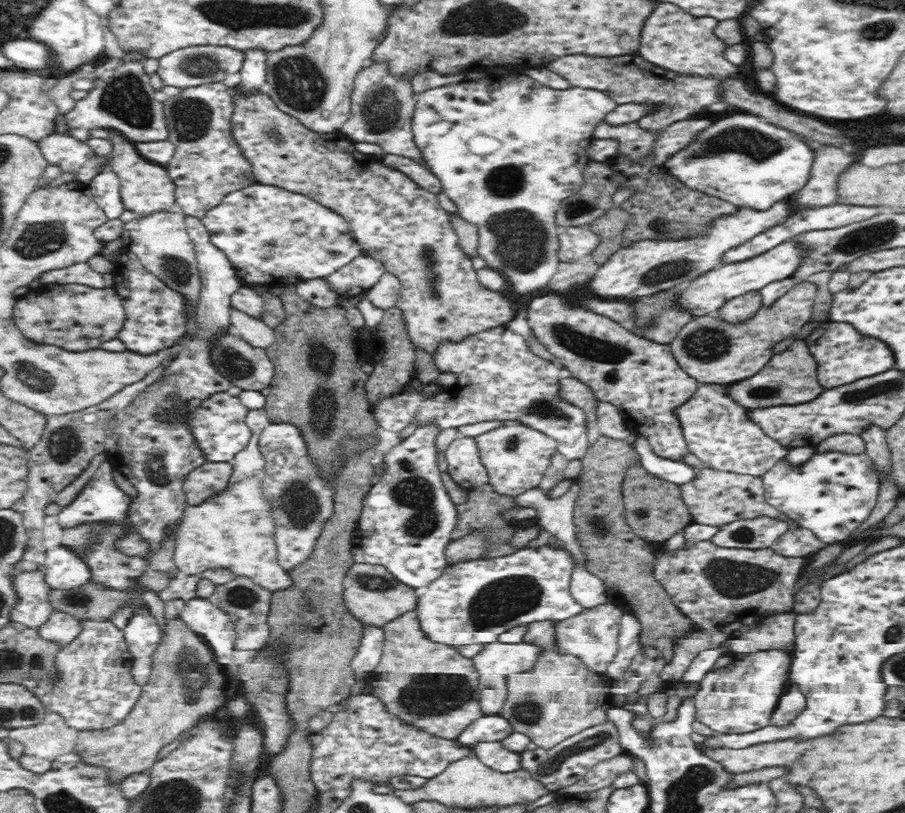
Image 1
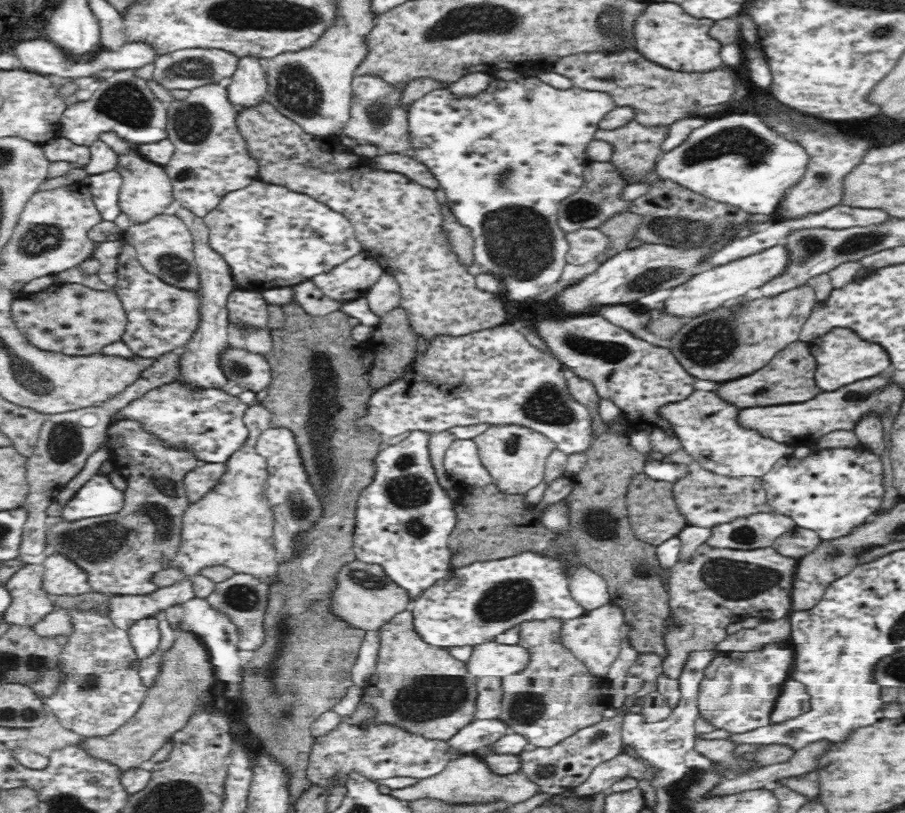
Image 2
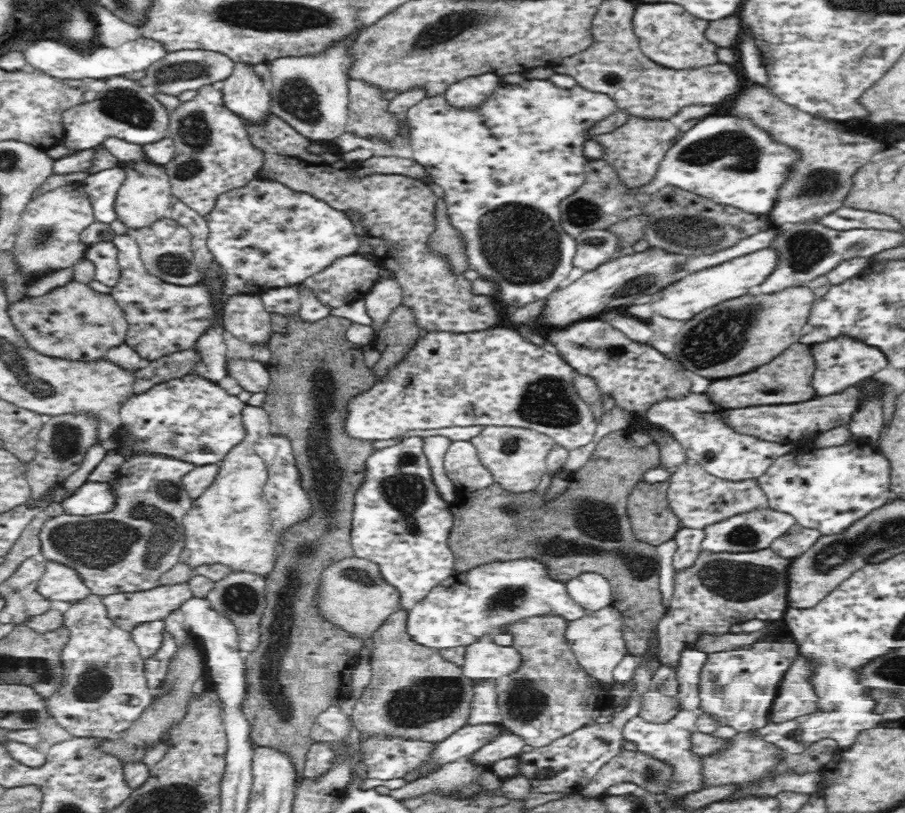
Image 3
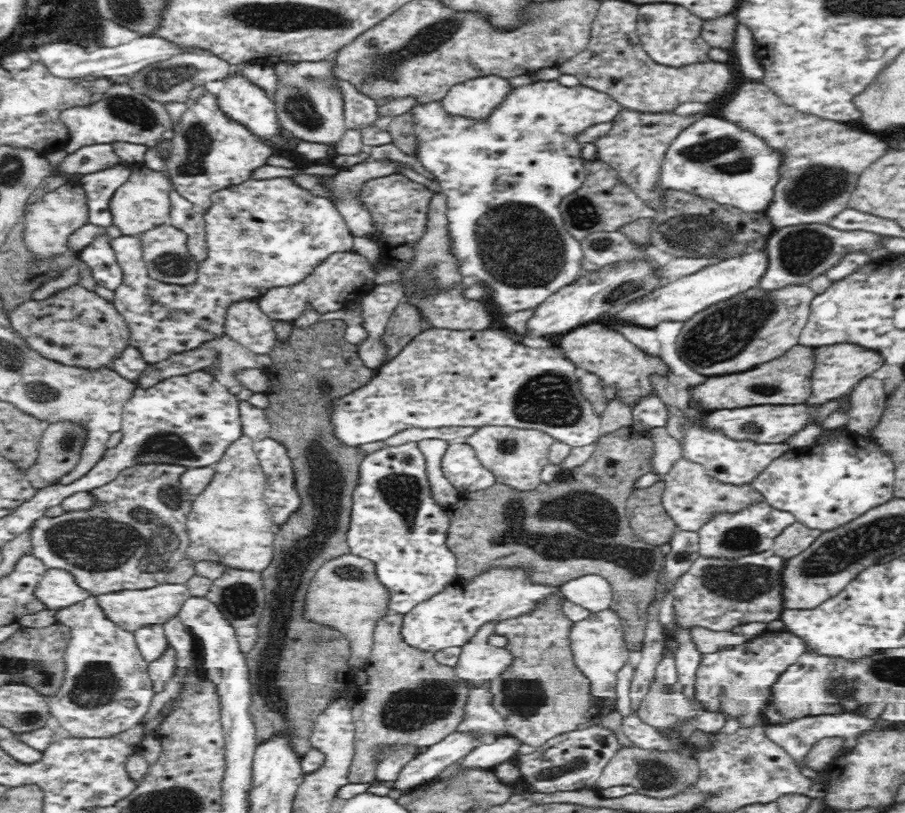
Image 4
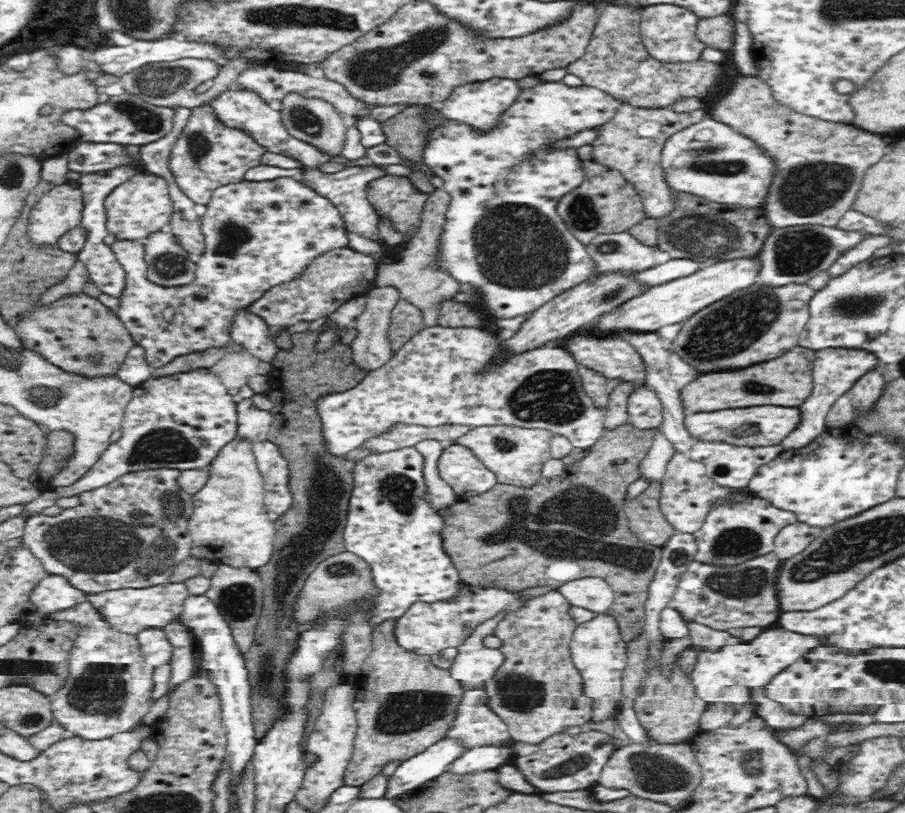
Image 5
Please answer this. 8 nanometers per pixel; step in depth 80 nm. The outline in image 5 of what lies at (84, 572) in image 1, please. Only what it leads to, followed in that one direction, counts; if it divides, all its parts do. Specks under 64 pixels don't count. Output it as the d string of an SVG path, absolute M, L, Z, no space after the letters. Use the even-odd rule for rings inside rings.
M48 574L33 588L30 598L35 613L48 617L86 602L87 596L86 592L74 588L65 576Z

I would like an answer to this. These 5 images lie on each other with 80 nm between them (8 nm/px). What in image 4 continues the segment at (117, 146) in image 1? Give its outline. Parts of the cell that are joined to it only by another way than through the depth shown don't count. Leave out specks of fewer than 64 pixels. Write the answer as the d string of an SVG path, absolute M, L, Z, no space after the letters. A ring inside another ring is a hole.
M140 163L132 164L131 168L130 178L121 187L117 188L115 195L110 199L109 208L111 216L113 216L112 223L120 228L124 236L138 236L145 230L167 223L171 209L169 194L173 190L166 173L148 170L145 164Z

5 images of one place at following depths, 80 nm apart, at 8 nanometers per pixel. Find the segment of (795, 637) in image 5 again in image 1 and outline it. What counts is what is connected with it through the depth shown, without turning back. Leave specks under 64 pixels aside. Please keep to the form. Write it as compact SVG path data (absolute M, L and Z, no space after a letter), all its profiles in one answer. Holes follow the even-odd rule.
M769 650L752 654L728 652L721 656L699 682L699 689L694 697L696 721L710 727L714 734L748 734L770 725L772 713L788 682L792 655L788 651Z

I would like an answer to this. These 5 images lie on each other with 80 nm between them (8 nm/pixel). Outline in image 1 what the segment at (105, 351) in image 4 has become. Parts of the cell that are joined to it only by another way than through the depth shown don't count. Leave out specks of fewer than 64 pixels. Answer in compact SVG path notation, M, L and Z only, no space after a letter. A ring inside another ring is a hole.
M54 284L31 290L18 299L13 308L14 323L30 339L40 344L50 344L65 348L67 351L84 352L99 348L107 340L114 340L126 323L126 311L122 300L113 287L102 289L86 287L78 284Z

